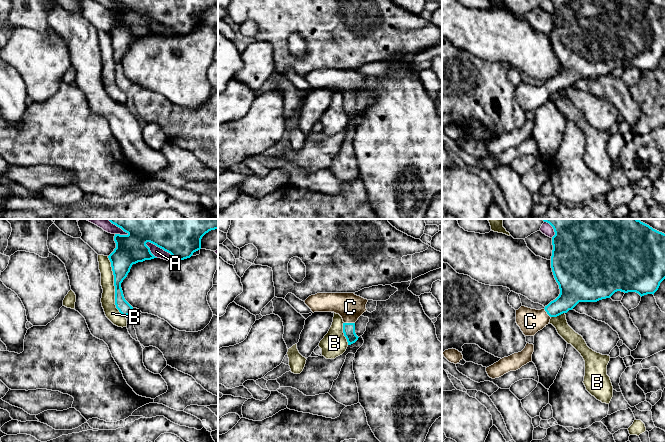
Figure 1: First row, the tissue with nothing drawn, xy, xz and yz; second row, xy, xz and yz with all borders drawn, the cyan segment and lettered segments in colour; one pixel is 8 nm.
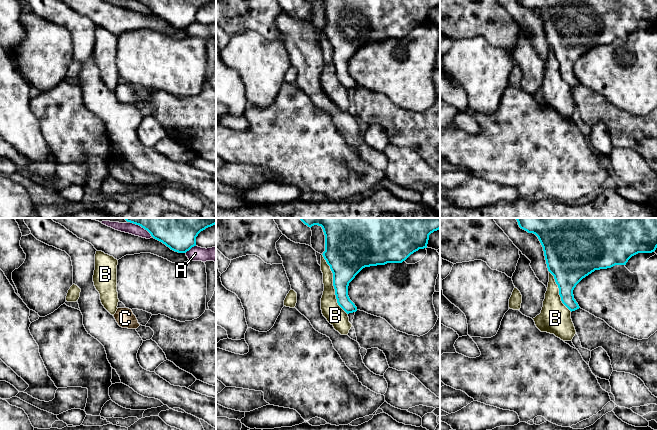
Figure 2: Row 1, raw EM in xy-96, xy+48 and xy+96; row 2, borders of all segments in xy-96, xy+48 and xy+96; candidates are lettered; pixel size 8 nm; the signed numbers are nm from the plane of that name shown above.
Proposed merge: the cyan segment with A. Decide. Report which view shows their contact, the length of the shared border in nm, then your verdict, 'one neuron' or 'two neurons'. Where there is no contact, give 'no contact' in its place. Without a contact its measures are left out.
meets cyan in xy; contact 280 nm long; two neurons

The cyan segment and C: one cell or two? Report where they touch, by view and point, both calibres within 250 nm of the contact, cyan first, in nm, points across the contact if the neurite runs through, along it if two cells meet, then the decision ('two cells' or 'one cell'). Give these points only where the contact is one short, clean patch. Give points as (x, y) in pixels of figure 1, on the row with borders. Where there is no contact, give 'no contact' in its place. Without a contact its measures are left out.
xz (349, 323) | 100/220 nm | across xz (348, 328), (349, 323), (350, 307) | one cell

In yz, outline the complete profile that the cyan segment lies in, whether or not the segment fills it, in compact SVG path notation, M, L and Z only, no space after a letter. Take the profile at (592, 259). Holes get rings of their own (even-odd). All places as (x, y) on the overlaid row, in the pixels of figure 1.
M543 219L555 232L552 237L551 268L559 285L559 296L544 309L521 306L516 310L516 323L525 336L534 336L546 327L552 317L572 310L579 302L597 302L615 292L636 292L641 297L653 294L665 279L665 234L638 219Z

